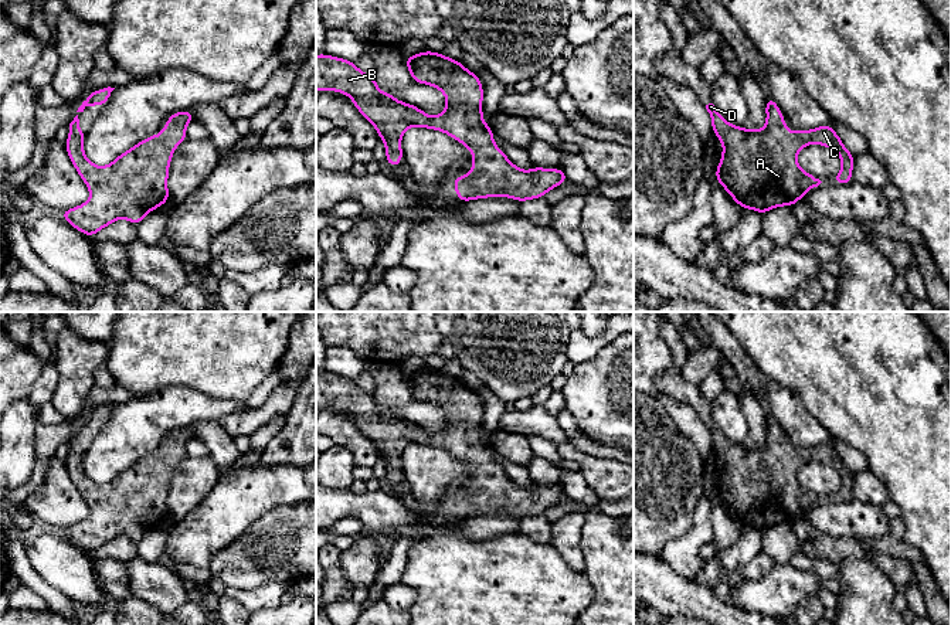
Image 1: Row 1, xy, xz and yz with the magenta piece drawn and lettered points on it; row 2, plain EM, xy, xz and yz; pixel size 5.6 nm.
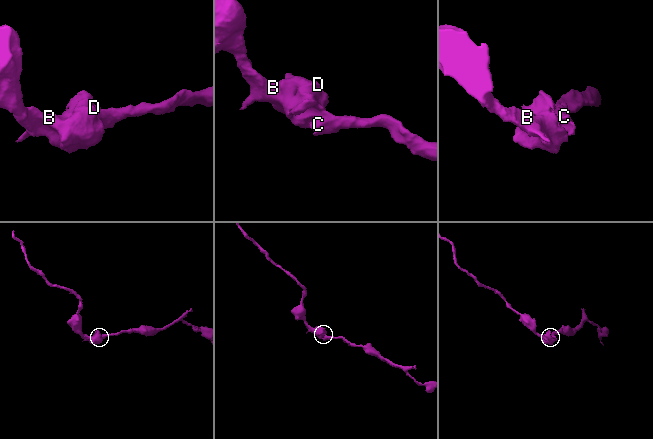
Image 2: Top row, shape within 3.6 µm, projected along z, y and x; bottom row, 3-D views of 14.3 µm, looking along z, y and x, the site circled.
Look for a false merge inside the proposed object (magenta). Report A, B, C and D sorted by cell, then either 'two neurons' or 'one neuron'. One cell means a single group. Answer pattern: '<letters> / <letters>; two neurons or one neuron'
A B C D; one neuron

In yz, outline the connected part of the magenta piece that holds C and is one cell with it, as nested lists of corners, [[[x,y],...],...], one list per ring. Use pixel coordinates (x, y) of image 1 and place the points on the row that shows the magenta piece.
[[[770,96],[765,99],[767,122],[761,130],[728,123],[713,103],[706,105],[714,135],[723,143],[723,154],[714,179],[741,208],[765,214],[768,210],[792,207],[822,181],[804,171],[797,156],[808,145],[833,149],[842,169],[832,179],[836,184],[853,181],[855,156],[828,123],[812,130],[789,132],[782,112]]]

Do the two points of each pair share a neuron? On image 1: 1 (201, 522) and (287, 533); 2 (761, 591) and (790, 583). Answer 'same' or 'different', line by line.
1: different
2: same

